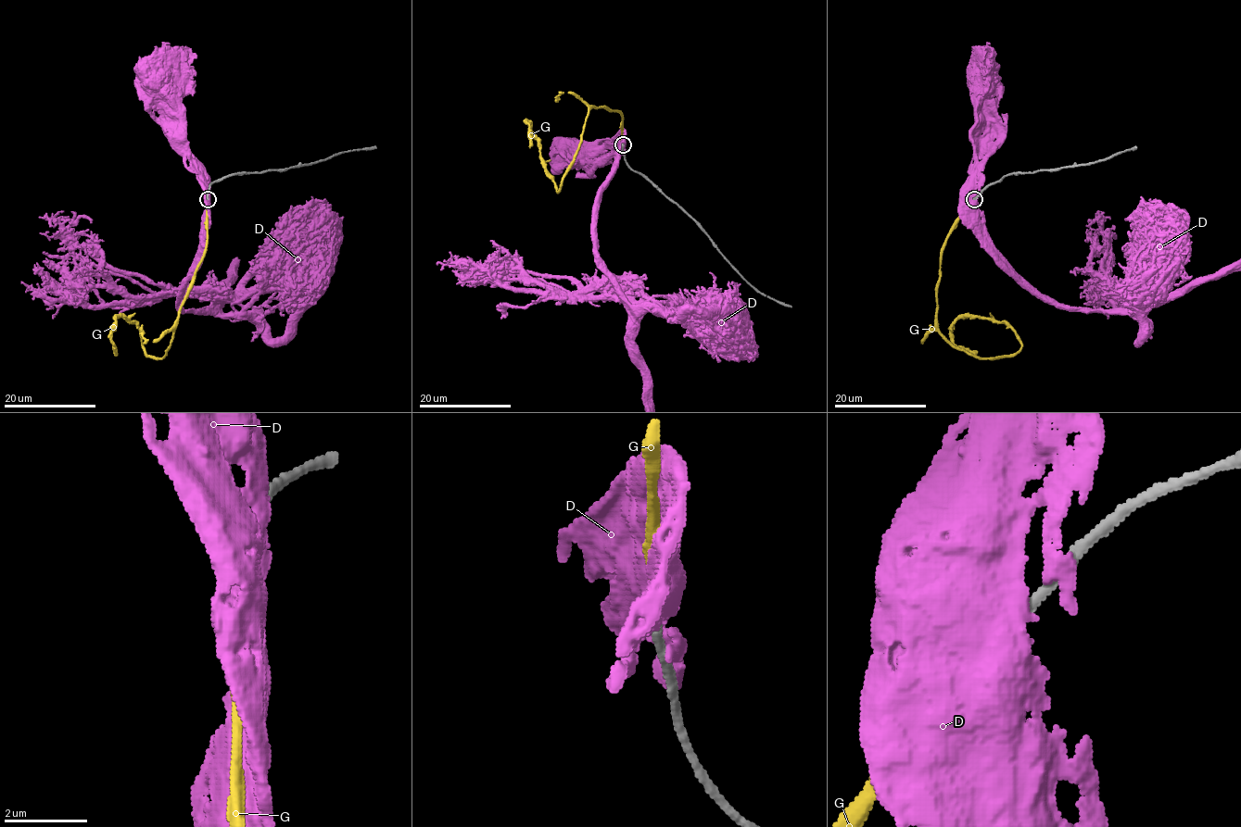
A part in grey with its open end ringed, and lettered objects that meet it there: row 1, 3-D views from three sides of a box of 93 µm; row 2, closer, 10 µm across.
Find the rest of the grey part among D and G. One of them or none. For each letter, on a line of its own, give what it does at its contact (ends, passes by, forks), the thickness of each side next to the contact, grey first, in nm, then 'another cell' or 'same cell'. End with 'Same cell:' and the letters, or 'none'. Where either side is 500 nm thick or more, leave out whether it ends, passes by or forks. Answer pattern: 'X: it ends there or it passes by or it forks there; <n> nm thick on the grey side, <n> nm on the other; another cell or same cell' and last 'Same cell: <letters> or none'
D: it passes by; 280 nm thick on the grey side, 360 nm on the other; another cell
G: it ends there; 260 nm thick on the grey side, 360 nm on the other; same cell
Same cell: G

